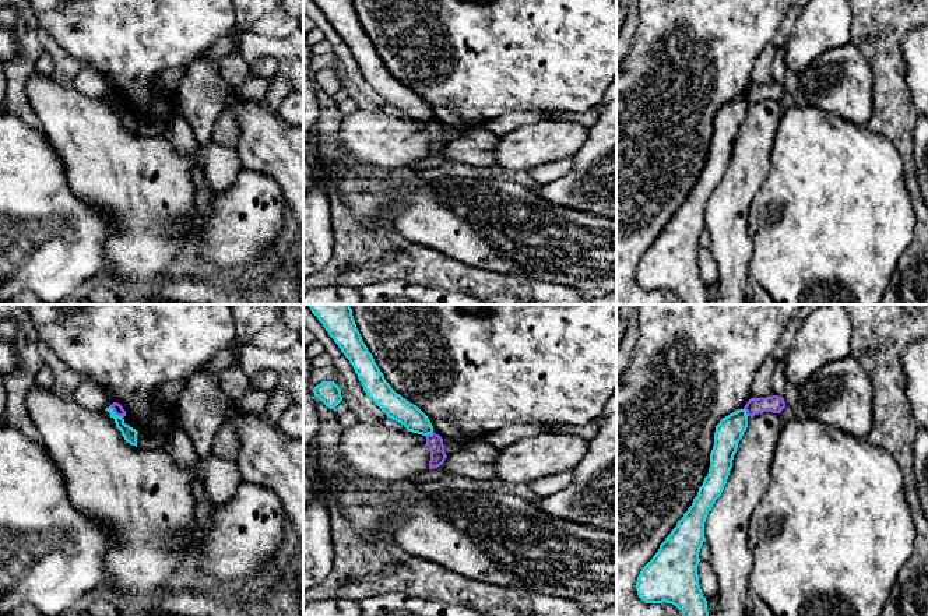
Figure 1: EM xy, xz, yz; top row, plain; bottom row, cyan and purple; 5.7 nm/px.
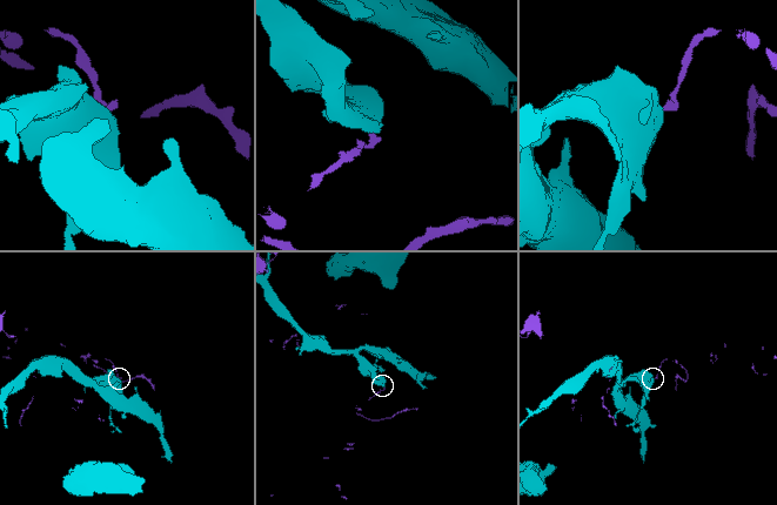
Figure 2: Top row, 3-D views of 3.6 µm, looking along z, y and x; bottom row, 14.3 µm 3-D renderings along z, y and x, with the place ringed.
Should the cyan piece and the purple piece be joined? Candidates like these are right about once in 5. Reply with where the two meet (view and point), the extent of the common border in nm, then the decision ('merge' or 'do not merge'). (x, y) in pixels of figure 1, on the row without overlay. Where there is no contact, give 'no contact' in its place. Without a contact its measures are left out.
meets cyan in xy at (115, 101); contact 100 nm long; do not merge

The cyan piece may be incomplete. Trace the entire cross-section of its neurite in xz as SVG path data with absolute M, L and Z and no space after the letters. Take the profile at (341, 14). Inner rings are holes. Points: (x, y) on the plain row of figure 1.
M313 0L352 52L366 82L408 119L428 123L433 113L414 91L397 81L386 68L356 15L352 0Z

